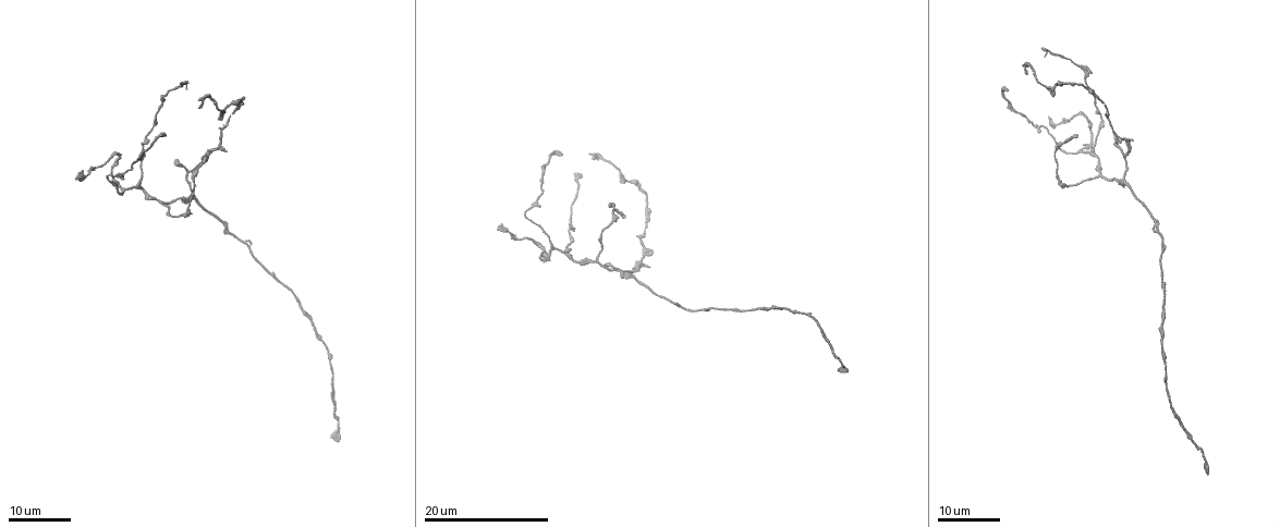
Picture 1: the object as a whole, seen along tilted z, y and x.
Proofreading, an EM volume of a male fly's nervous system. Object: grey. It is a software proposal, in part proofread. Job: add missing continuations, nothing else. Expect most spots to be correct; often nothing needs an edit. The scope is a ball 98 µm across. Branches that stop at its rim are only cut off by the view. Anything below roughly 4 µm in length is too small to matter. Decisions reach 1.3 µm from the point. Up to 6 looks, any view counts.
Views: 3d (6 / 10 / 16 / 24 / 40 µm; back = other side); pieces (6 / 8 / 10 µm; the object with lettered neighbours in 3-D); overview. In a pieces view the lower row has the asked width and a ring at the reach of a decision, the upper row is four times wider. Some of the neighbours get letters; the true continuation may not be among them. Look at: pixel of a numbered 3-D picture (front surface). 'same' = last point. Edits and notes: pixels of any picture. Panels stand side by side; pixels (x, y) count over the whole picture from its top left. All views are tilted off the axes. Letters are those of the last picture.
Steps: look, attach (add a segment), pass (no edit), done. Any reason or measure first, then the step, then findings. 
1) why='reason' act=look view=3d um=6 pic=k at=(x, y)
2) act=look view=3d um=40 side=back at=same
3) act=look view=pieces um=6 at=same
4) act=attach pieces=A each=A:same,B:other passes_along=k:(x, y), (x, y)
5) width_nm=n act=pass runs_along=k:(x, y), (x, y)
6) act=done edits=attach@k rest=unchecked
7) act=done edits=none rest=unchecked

why='end of a long branch' act=look view=3d um=16 pic=1 at=(593, 159)

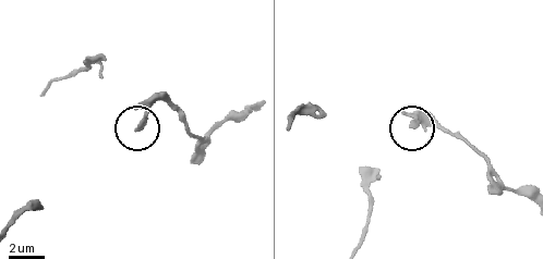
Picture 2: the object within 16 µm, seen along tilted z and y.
why='see the neighbours' act=look view=pieces um=8 pic=2 at=(413, 123)

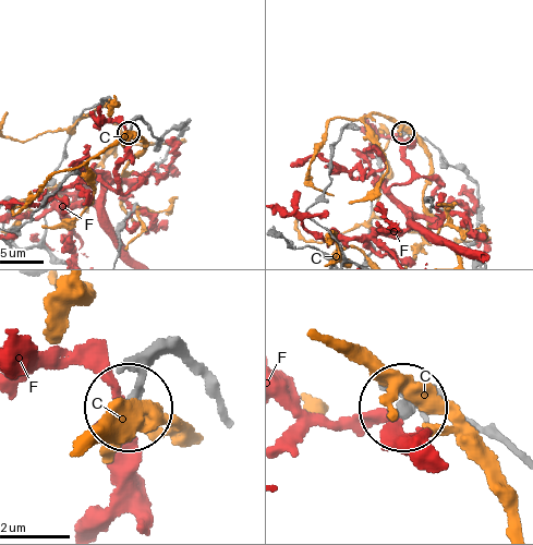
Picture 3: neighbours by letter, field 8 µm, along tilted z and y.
act=pass each=C:other,F:other found='no lettered segment goes on from it'

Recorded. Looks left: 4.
why='long arm stops here' act=look view=3d um=16 pic=1 at=(1008, 89)

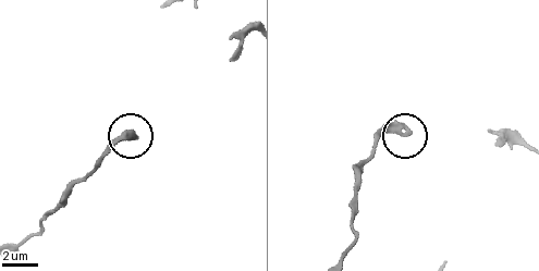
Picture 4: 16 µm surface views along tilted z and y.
why='see the neighbours' act=look view=pieces um=10 pic=4 at=(134, 136)

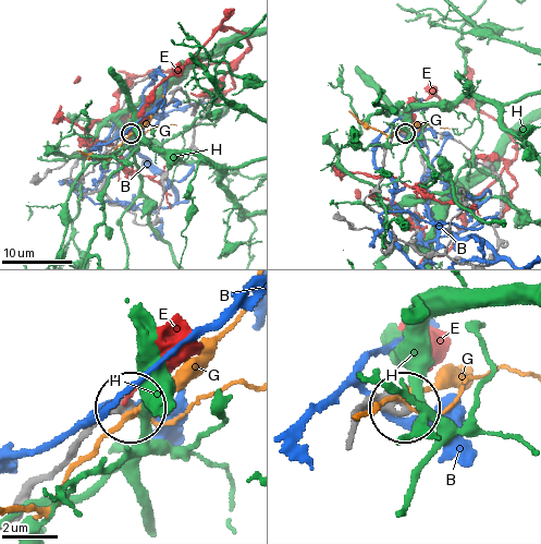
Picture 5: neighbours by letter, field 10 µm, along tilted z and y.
act=pass each=B:other,E:other,G:other,H:other found='no lettered segment goes on from it'

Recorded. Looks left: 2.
act=look view=3d um=24 pic=1 at=(178, 159)

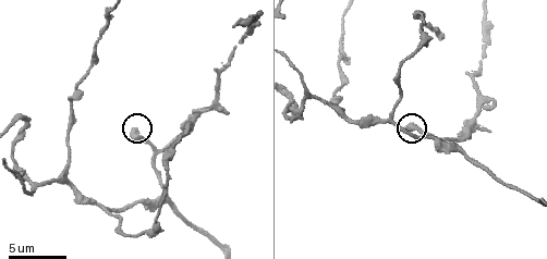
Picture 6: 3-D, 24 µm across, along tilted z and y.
act=look view=pieces um=10 pic=6 at=(133, 130)

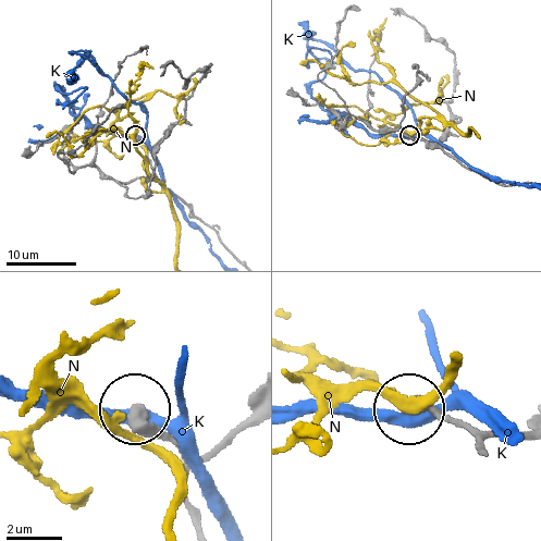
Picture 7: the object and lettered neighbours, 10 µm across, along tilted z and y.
width_nm=370 act=pass each=K:other,N:other found='no lettered segment goes on from it'

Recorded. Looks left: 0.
act=done edits=none rest=unchecked

